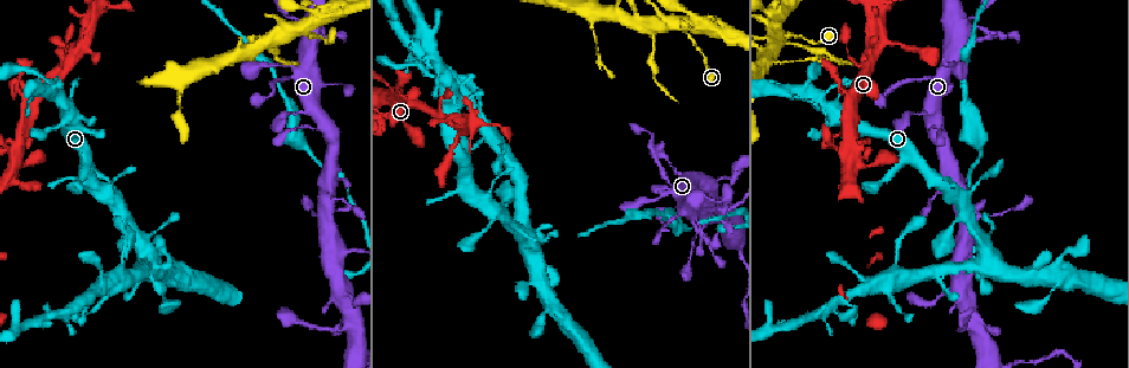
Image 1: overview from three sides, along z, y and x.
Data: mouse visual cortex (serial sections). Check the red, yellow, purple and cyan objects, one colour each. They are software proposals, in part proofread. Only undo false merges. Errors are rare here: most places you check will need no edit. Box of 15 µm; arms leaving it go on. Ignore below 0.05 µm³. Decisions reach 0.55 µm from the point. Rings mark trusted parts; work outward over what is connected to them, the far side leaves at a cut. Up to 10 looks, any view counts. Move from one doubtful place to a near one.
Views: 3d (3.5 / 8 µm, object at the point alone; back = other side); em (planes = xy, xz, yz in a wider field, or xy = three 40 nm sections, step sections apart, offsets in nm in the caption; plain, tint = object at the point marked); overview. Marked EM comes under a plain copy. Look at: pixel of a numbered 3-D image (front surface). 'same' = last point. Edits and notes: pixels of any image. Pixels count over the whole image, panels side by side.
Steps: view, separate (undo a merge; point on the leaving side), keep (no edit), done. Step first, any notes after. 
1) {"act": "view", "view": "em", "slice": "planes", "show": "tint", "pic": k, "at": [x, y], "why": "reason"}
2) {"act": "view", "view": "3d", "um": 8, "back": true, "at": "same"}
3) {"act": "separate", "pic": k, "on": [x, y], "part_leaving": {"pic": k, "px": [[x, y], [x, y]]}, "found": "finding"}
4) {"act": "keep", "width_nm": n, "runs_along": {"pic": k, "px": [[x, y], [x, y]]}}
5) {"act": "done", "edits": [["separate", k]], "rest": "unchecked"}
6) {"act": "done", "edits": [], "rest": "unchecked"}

{"act": "view", "view": "3d", "um": 3.5, "back": true, "pic": 1, "at": [785, 42], "why": "small branch off a trunk"}

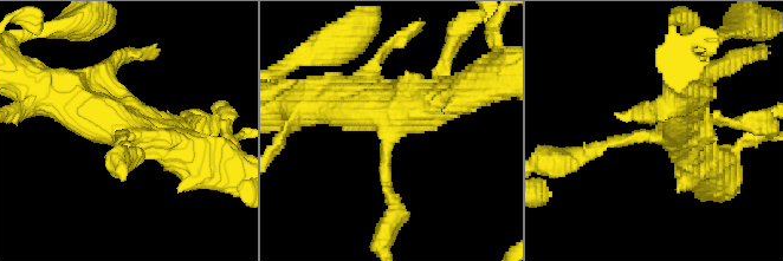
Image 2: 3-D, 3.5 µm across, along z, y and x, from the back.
{"act": "view", "view": "em", "slice": "xy", "step": 3, "show": "tint", "pic": 2, "at": [661, 134], "arms": 3, "arm_widths_nm": [150, 500, 600]}

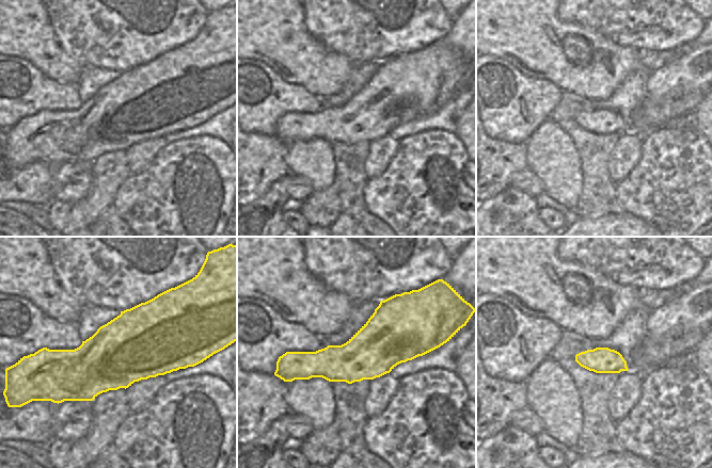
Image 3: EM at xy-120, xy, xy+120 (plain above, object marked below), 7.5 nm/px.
{"act": "keep", "runs_along": {"pic": 2, "px": [[51, 91], [188, 149]]}, "found": "one cell here"}

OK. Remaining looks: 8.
{"act": "view", "view": "3d", "um": 8, "pic": 1, "at": [288, 13], "why": "sharp bend"}

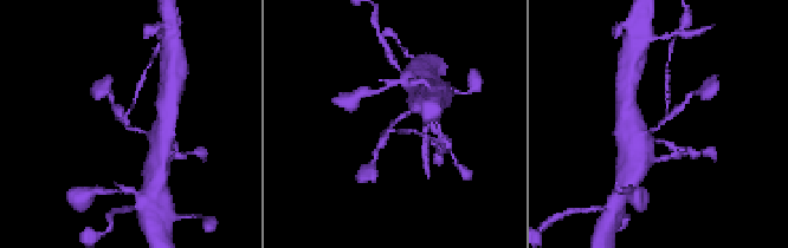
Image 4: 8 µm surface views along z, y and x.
{"act": "view", "view": "em", "slice": "xy", "step": 3, "show": "tint", "pic": 4, "at": [130, 126], "why": "shape alone is not enough"}

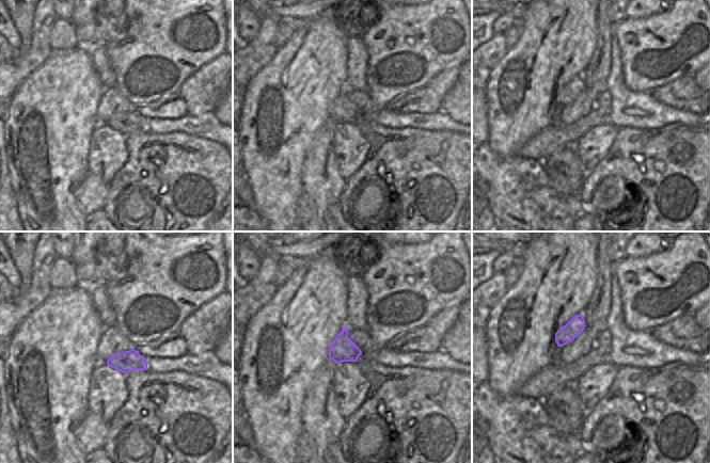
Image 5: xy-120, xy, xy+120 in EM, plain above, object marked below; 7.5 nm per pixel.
{"act": "separate", "pic": 4, "on": [126, 122], "part_leaving": {"pic": 4, "px": [[141, 130], [133, 130], [114, 105]]}, "found": "a second cell is stuck on"}

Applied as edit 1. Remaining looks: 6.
{"act": "view", "view": "3d", "um": 3.5, "back": true, "pic": 1, "at": [78, 181], "why": "narrows sharply"}

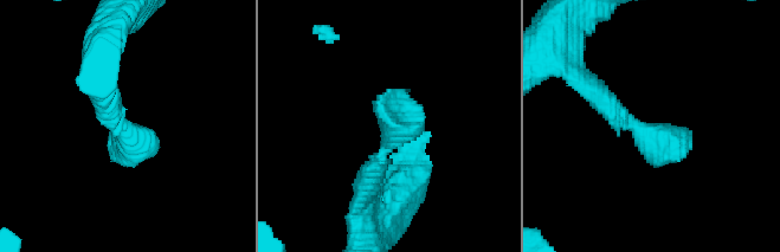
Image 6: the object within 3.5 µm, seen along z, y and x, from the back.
{"act": "view", "view": "em", "slice": "xy", "step": 1, "show": "tint", "pic": 6, "at": [119, 125]}

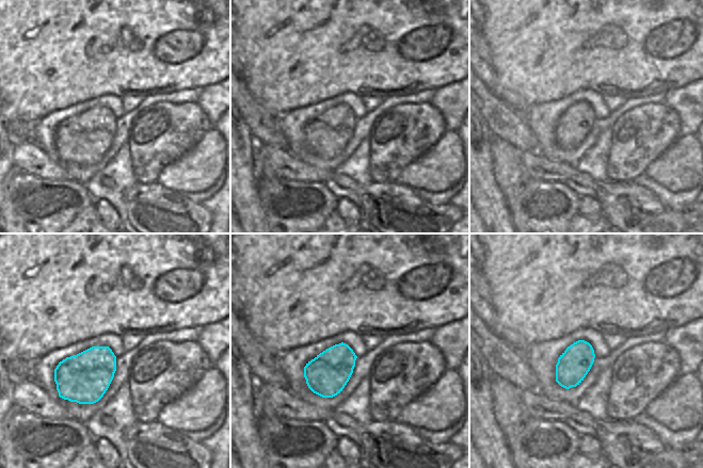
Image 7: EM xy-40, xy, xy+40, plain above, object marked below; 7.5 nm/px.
{"act": "keep", "runs_along": {"pic": 6, "px": [[578, 77], [645, 136], [687, 147]]}, "found": "continuous, no second cell"}

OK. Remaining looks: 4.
{"act": "view", "view": "3d", "um": 3.5, "pic": 1, "at": [397, 104], "why": "arms run side by side"}

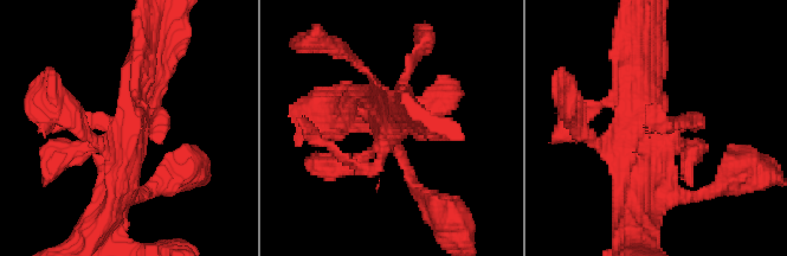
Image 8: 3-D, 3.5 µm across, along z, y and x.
{"act": "view", "view": "em", "slice": "xy", "step": 5, "show": "tint", "pic": 8, "at": [388, 123]}

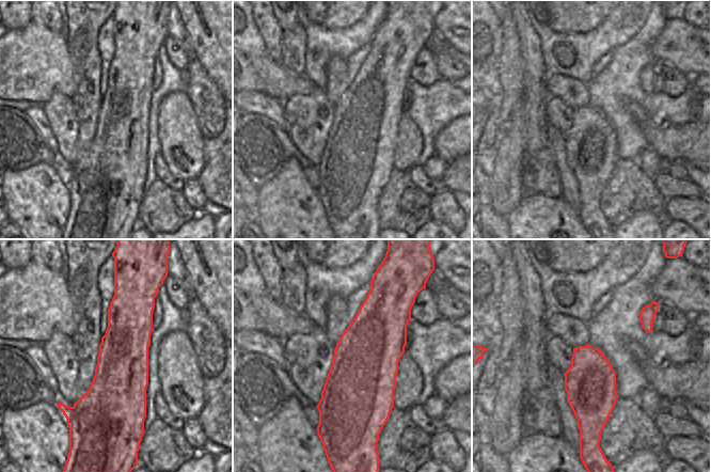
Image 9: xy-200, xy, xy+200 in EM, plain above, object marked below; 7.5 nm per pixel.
{"act": "view", "view": "em", "slice": "planes", "show": "tint", "at": "same", "why": "another direction"}

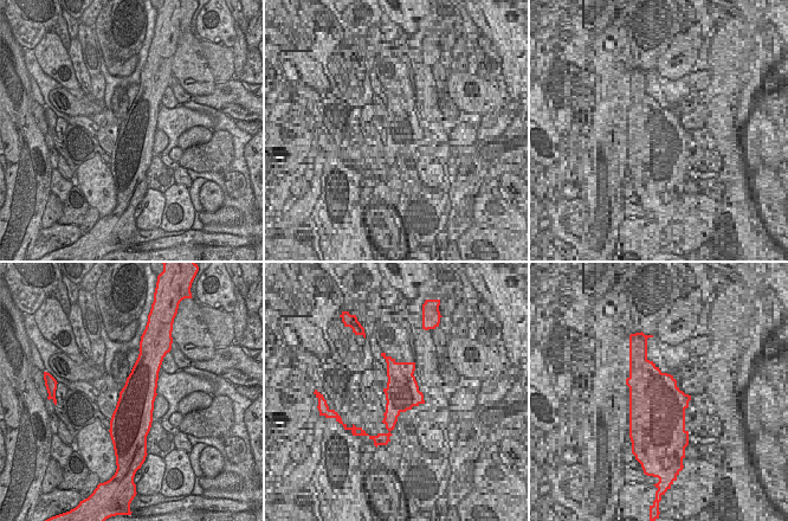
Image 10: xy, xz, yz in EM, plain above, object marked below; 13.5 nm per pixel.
{"act": "keep", "found": "continuous, no second cell"}

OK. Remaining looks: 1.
{"act": "done", "edits": [["separate", 4]], "rest": "unchecked"}

